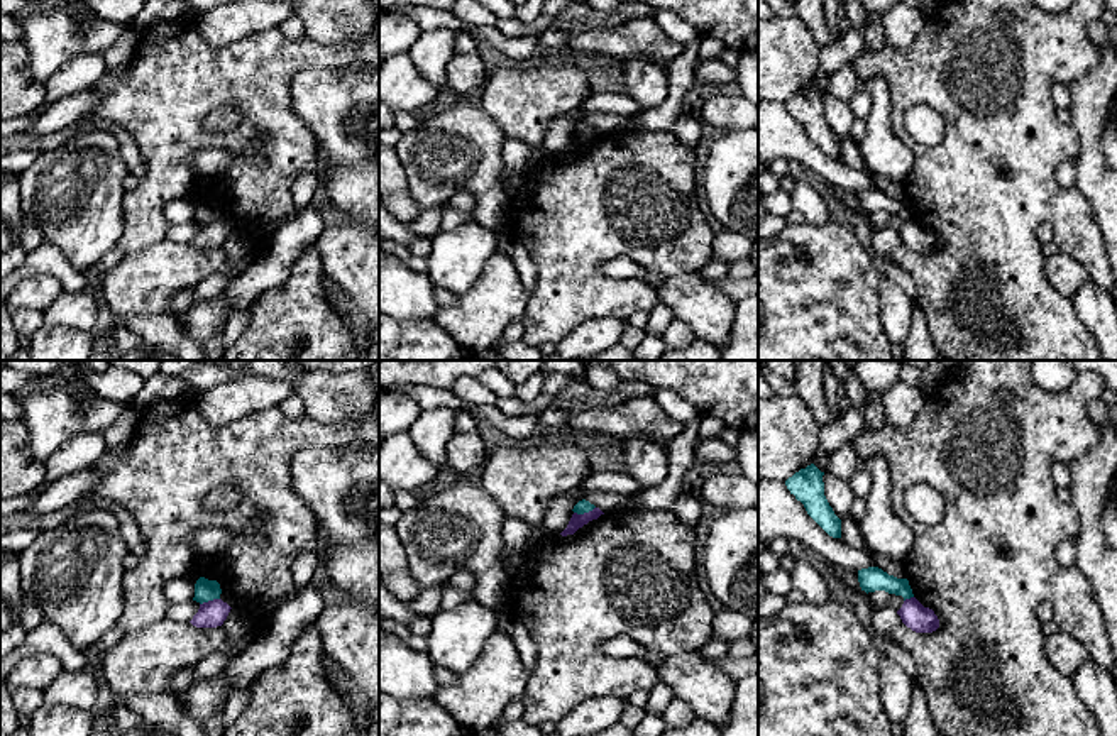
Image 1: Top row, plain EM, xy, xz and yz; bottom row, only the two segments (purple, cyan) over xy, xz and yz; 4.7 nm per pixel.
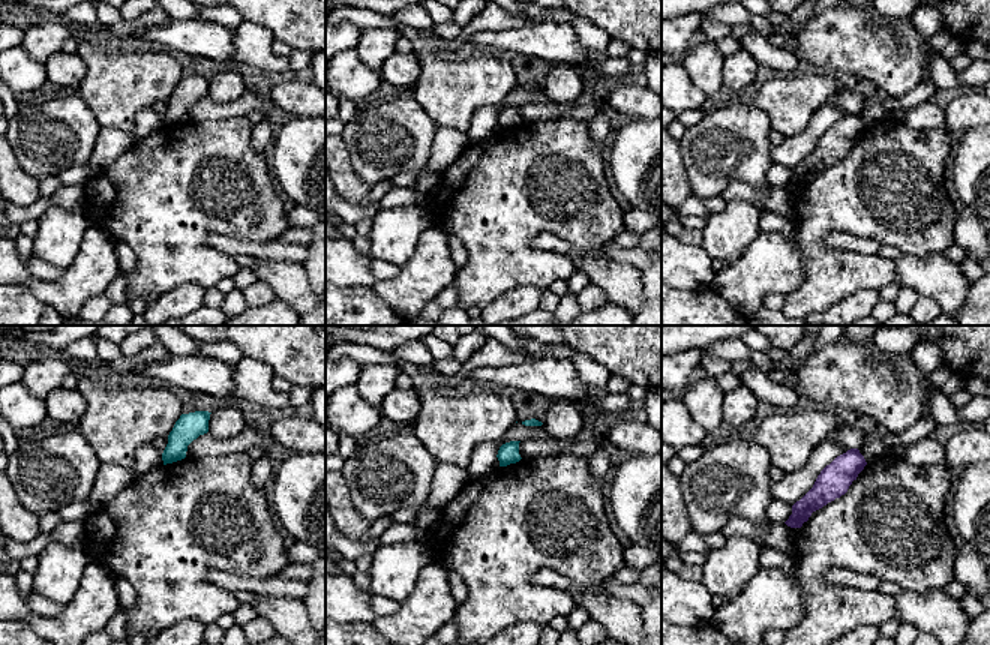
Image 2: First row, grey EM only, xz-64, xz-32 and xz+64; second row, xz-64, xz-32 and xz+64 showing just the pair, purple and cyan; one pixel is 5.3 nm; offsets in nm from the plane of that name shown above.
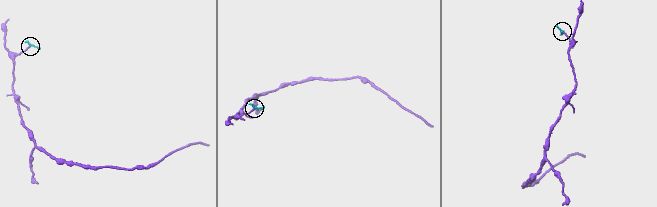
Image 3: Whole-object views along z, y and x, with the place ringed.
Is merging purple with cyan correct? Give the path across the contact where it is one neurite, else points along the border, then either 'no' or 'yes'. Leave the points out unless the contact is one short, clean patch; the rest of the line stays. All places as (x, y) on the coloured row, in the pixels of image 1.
border along xz (594, 506), (584, 513), (574, 513); no

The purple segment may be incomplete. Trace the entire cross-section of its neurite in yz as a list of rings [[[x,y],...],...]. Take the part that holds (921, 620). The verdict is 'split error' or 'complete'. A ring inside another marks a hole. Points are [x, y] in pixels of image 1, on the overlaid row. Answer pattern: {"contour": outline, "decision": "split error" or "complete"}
{"contour": [[[916,597],[905,599],[897,614],[916,633],[933,633],[939,628],[939,619],[934,611],[924,607]]], "decision": "complete"}

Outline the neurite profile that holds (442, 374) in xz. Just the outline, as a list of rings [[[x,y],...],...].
[[[379,360],[379,389],[415,384],[450,389],[462,377],[477,377],[498,360]]]

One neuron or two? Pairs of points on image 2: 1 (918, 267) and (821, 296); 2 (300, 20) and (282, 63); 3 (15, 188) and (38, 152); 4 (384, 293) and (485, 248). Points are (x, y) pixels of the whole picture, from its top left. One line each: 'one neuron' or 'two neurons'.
1: two neurons
2: two neurons
3: two neurons
4: two neurons

